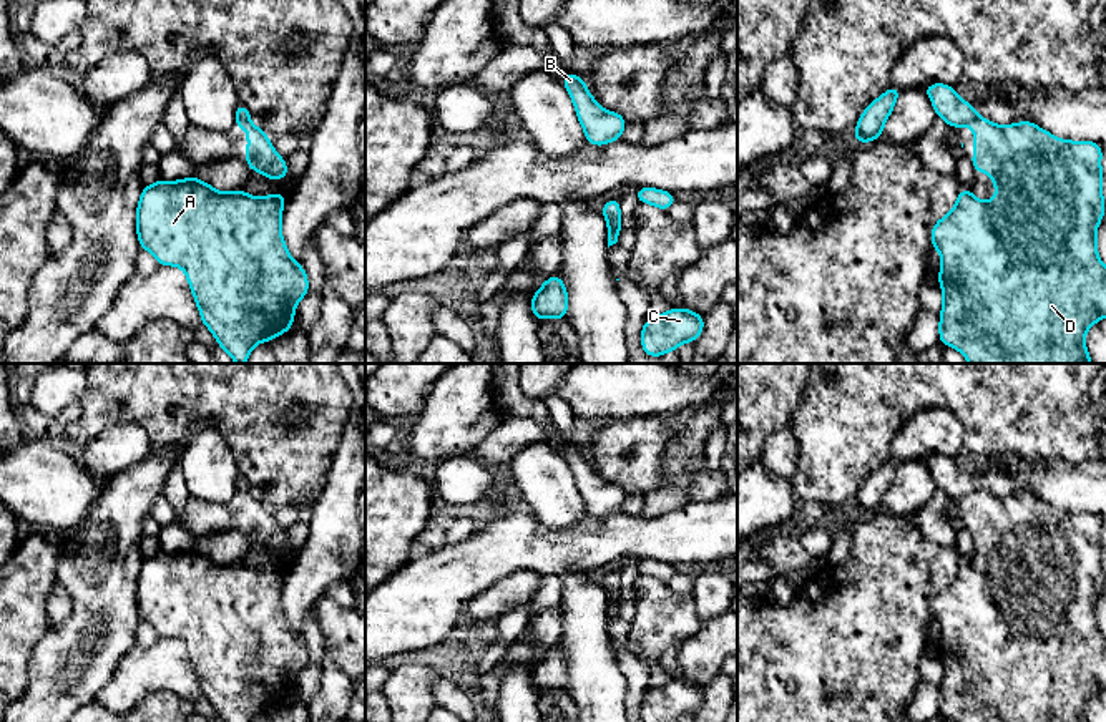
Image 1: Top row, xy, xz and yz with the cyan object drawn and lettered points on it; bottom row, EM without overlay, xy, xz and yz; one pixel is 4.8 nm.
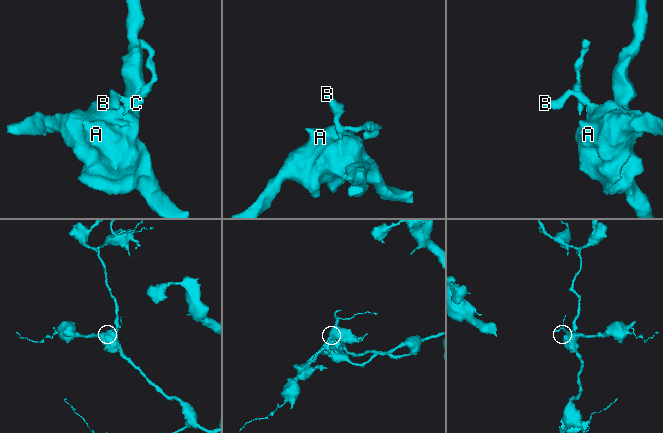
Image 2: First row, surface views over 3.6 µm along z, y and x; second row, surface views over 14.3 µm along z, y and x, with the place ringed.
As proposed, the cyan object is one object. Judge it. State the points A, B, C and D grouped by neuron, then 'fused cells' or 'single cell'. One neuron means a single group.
A C D / B | fused cells

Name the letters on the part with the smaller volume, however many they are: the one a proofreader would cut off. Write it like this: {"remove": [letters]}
{"remove": ["B"]}

